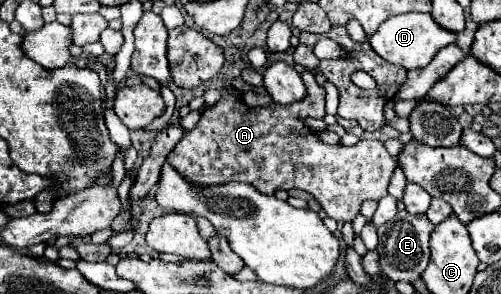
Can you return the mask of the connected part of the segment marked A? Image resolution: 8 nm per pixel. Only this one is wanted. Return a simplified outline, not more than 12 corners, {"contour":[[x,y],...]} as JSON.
{"contour":[[310,71],[292,105],[224,95],[168,153],[198,185],[302,189],[336,221],[386,195],[376,139],[324,143]]}

